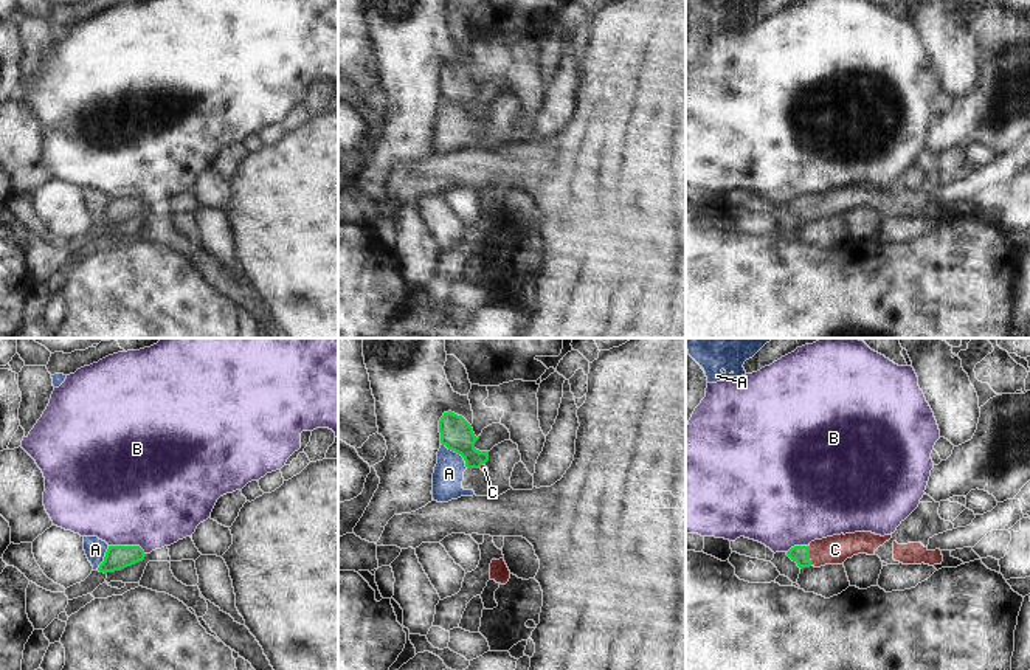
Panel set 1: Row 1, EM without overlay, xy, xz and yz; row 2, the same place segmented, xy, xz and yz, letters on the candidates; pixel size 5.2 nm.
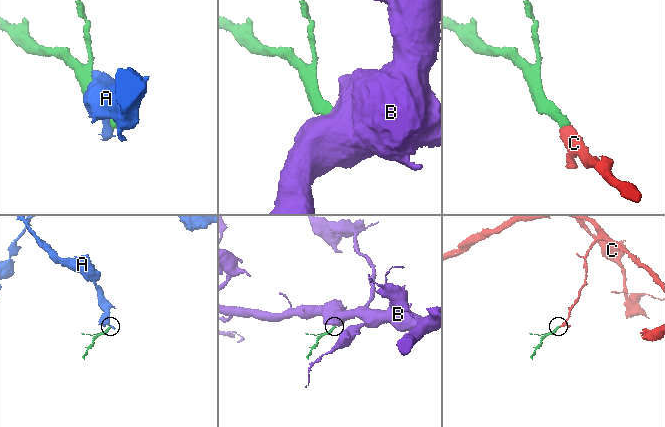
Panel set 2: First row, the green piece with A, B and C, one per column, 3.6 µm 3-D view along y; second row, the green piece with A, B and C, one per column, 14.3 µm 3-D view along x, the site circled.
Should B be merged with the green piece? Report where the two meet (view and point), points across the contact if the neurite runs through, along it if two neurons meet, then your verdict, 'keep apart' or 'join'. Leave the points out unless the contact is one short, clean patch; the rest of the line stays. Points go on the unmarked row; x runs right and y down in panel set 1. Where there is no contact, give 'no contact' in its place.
meets green in xy at (127, 199); border along xy (109, 197), (137, 197), (145, 207); keep apart

